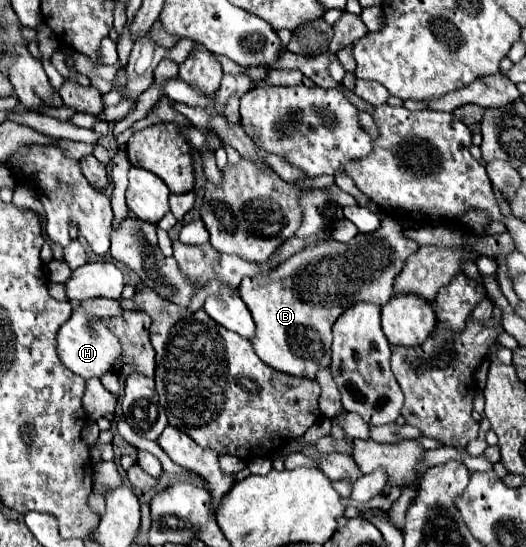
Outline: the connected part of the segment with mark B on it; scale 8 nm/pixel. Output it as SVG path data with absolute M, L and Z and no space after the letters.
M386 217L374 233L356 235L350 243L318 241L280 263L272 275L244 279L240 283L240 297L256 323L256 337L252 339L256 355L280 373L314 379L318 367L330 365L332 325L358 301L354 293L370 293L370 303L376 305L388 303L396 275L416 251L418 245L404 237L402 227L392 217Z

